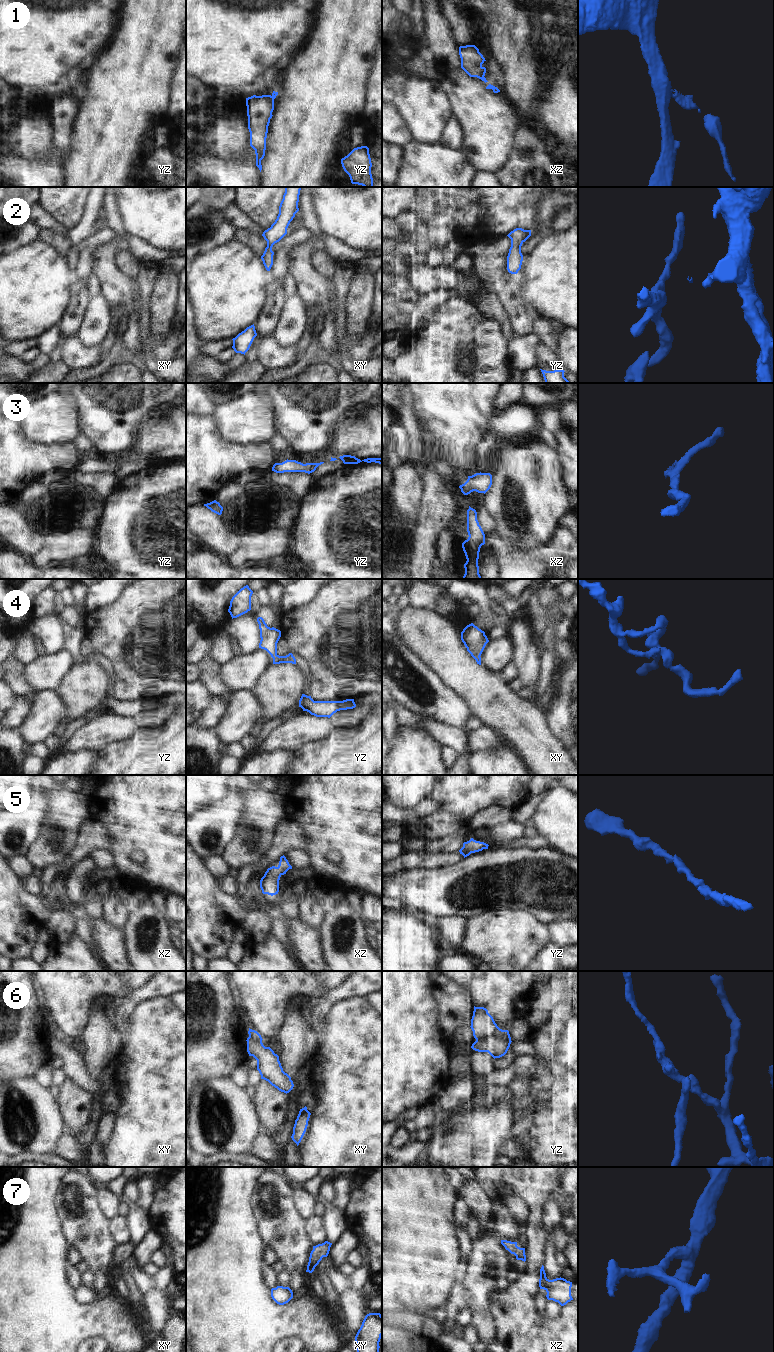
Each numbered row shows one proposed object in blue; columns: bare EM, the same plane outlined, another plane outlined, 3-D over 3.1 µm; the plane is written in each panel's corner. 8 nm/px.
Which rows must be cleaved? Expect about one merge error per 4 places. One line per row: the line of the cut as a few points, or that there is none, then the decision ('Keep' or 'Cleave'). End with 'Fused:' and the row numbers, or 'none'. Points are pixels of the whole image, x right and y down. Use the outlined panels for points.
1: Split along xz (483, 76), (480, 78). Cleave
2: No split. Keep
3: No split. Keep
4: No split. Keep
5: No split. Keep
6: Split along yz (476, 1039), (497, 1036), (509, 1044). Cleave
7: No split. Keep
Fused: 1, 6

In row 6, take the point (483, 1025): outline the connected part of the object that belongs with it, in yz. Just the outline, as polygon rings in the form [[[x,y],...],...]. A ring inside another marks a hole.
[[[475,1007],[471,1019],[471,1029],[476,1040],[486,1039],[495,1036],[511,1044],[511,1037],[508,1030],[500,1029],[493,1017],[484,1007]]]

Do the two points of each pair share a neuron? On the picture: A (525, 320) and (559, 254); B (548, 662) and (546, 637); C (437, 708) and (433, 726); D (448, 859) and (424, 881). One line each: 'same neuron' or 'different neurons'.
A: different neurons
B: same neuron
C: different neurons
D: different neurons

